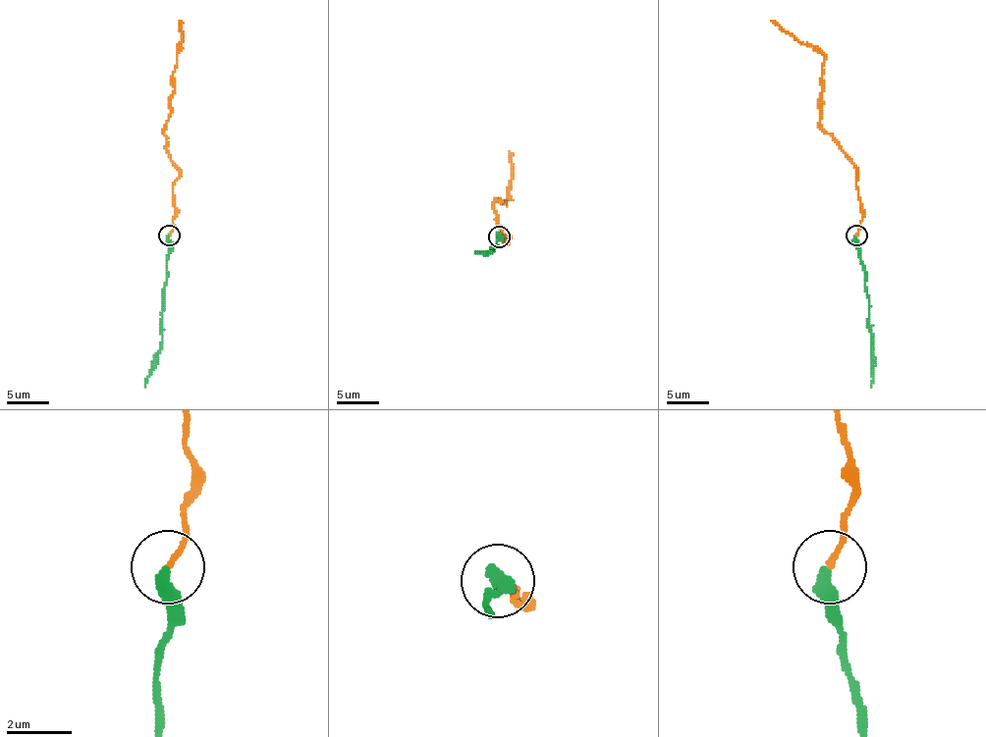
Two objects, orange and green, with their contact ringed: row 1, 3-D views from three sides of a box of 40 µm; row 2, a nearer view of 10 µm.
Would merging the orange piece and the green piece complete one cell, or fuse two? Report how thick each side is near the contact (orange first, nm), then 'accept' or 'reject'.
160/400 nm | accept

